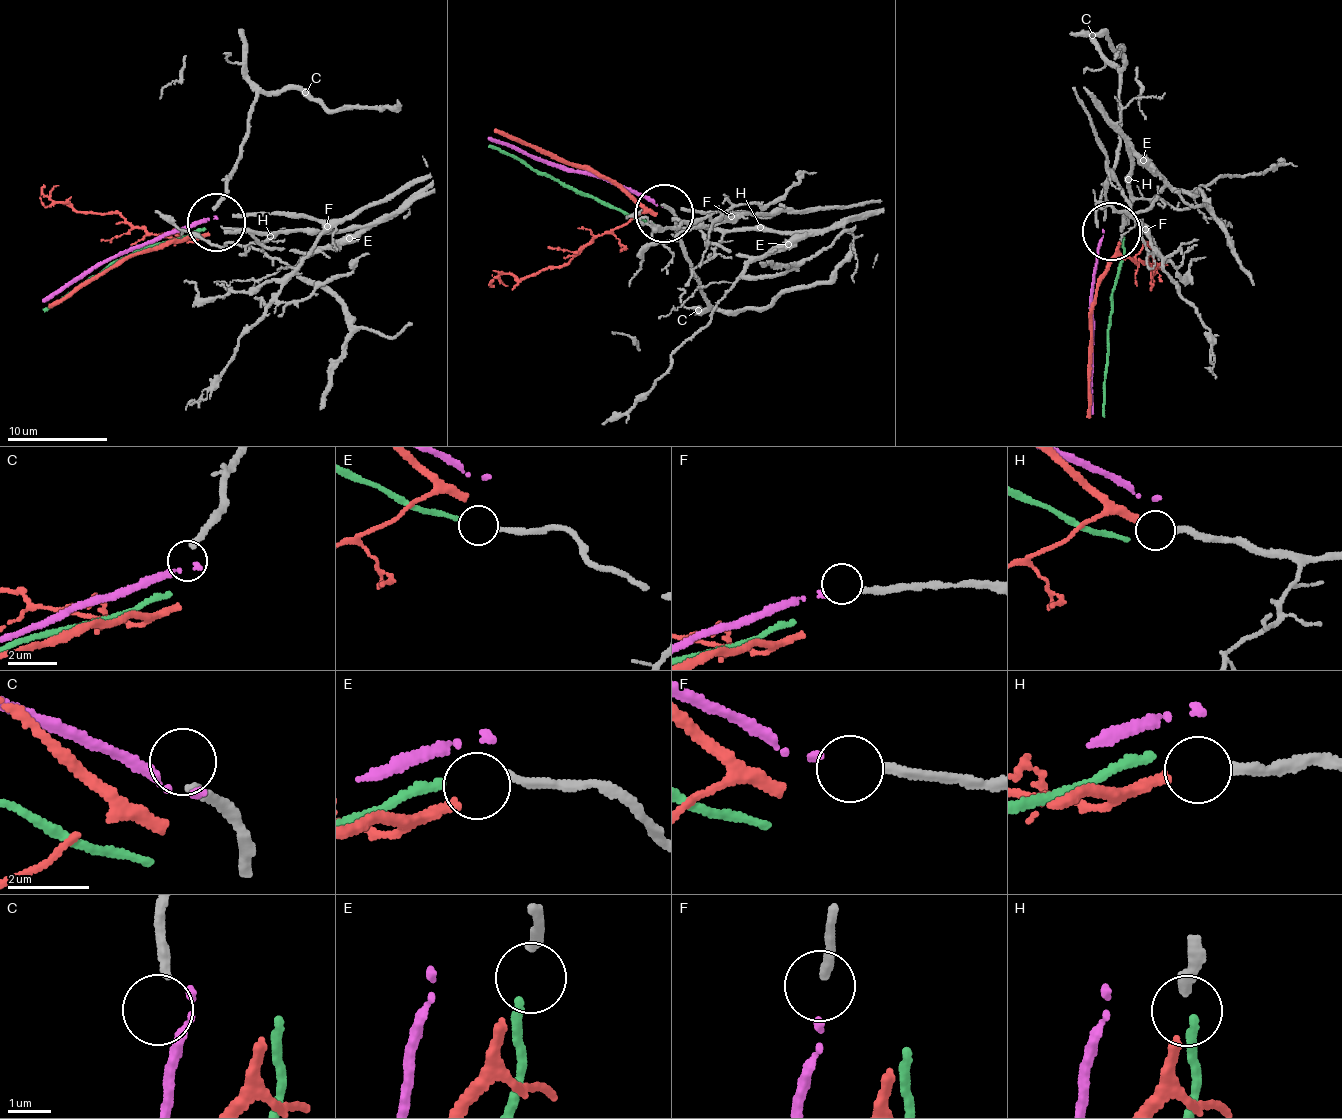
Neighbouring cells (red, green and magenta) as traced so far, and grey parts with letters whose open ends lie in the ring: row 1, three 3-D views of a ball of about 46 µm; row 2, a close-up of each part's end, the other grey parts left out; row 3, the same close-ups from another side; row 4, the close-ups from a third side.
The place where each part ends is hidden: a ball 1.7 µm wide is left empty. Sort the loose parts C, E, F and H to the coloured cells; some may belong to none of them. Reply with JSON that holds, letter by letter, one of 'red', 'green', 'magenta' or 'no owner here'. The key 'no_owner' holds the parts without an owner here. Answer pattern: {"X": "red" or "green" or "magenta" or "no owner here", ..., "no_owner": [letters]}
{"C": "no owner here", "E": "green", "F": "magenta", "H": "red", "no_owner": ["C"]}

